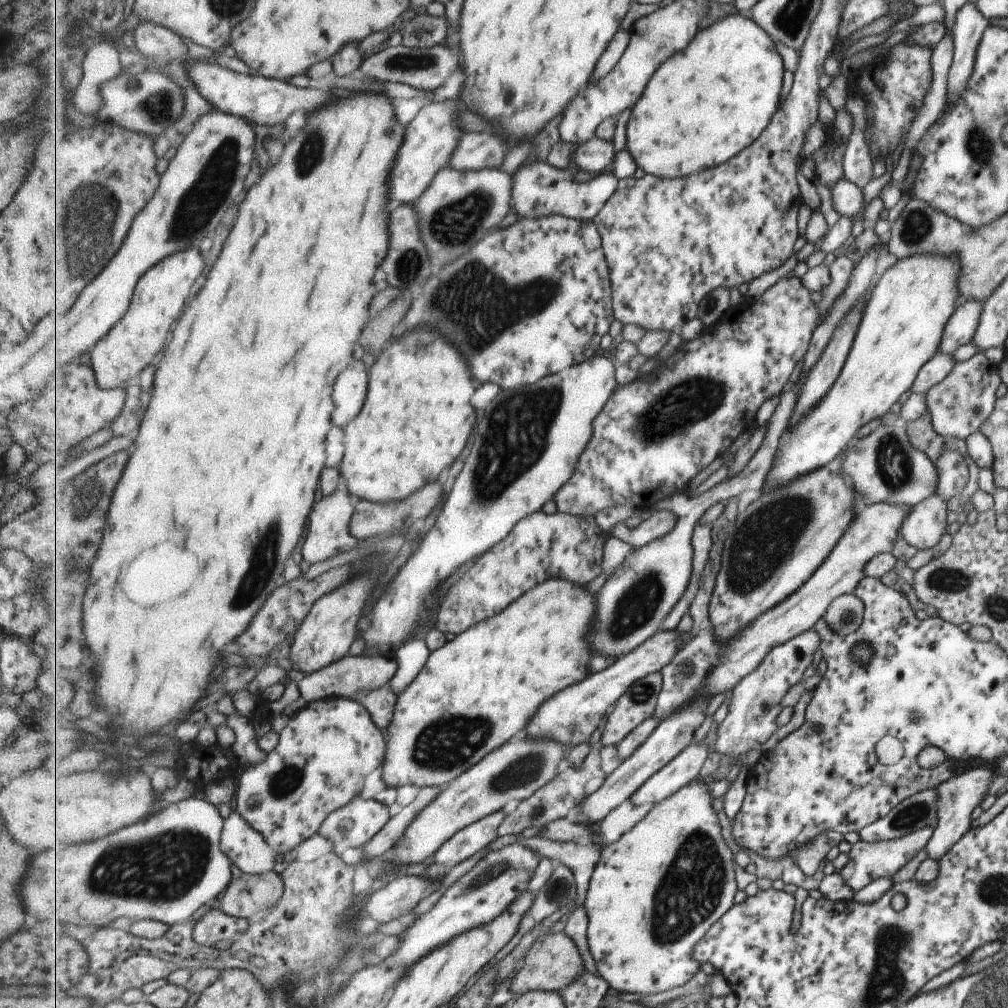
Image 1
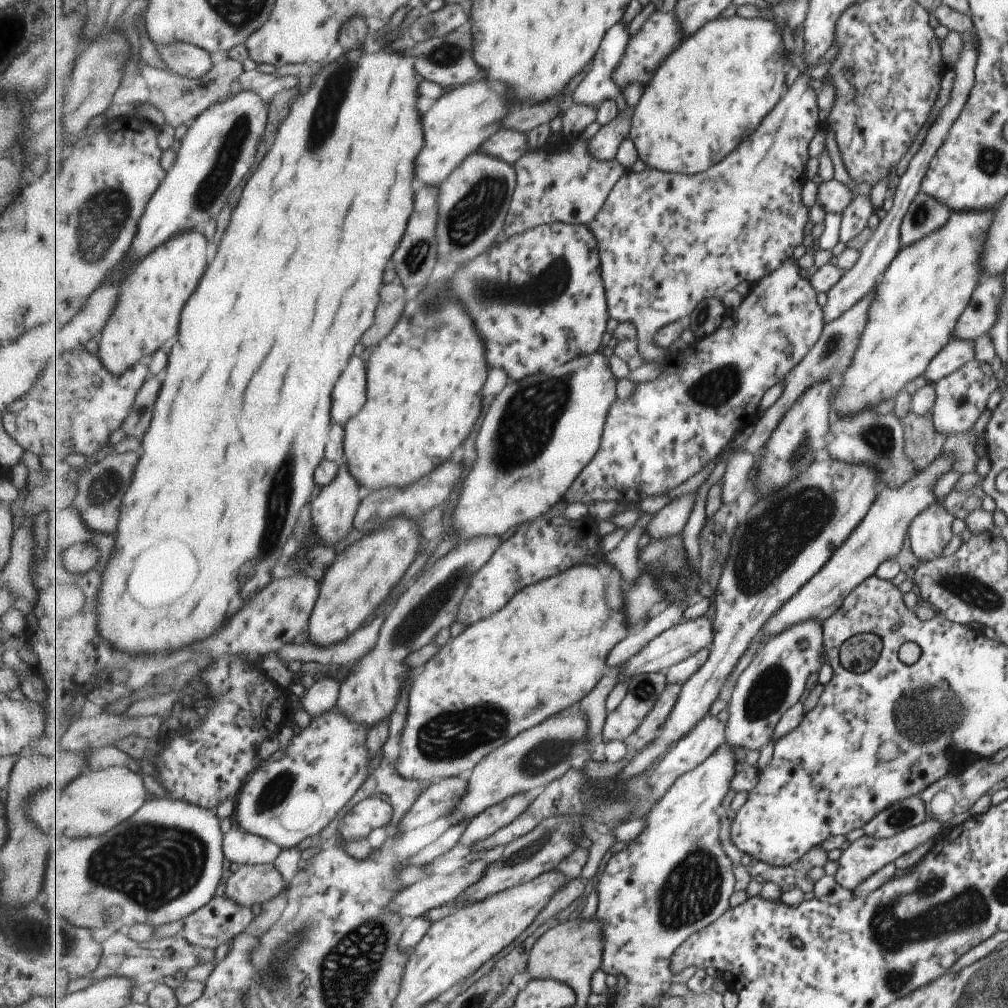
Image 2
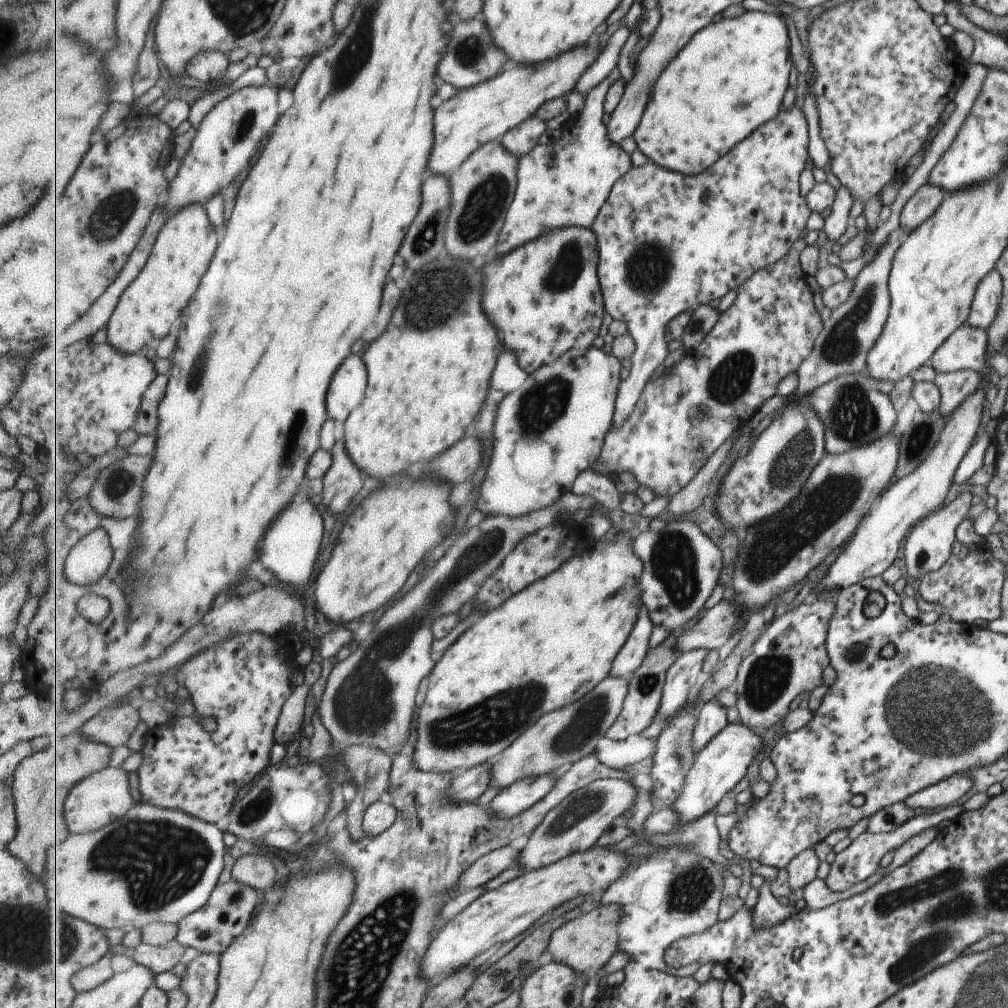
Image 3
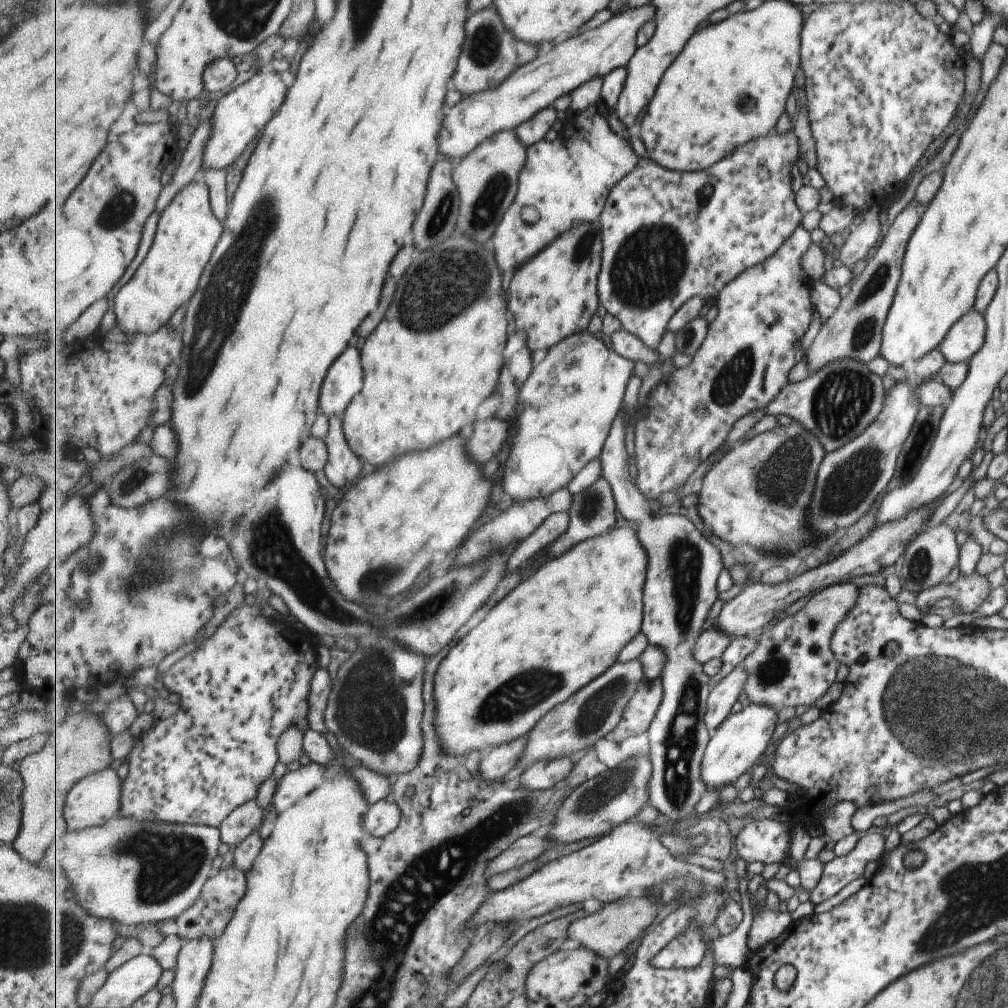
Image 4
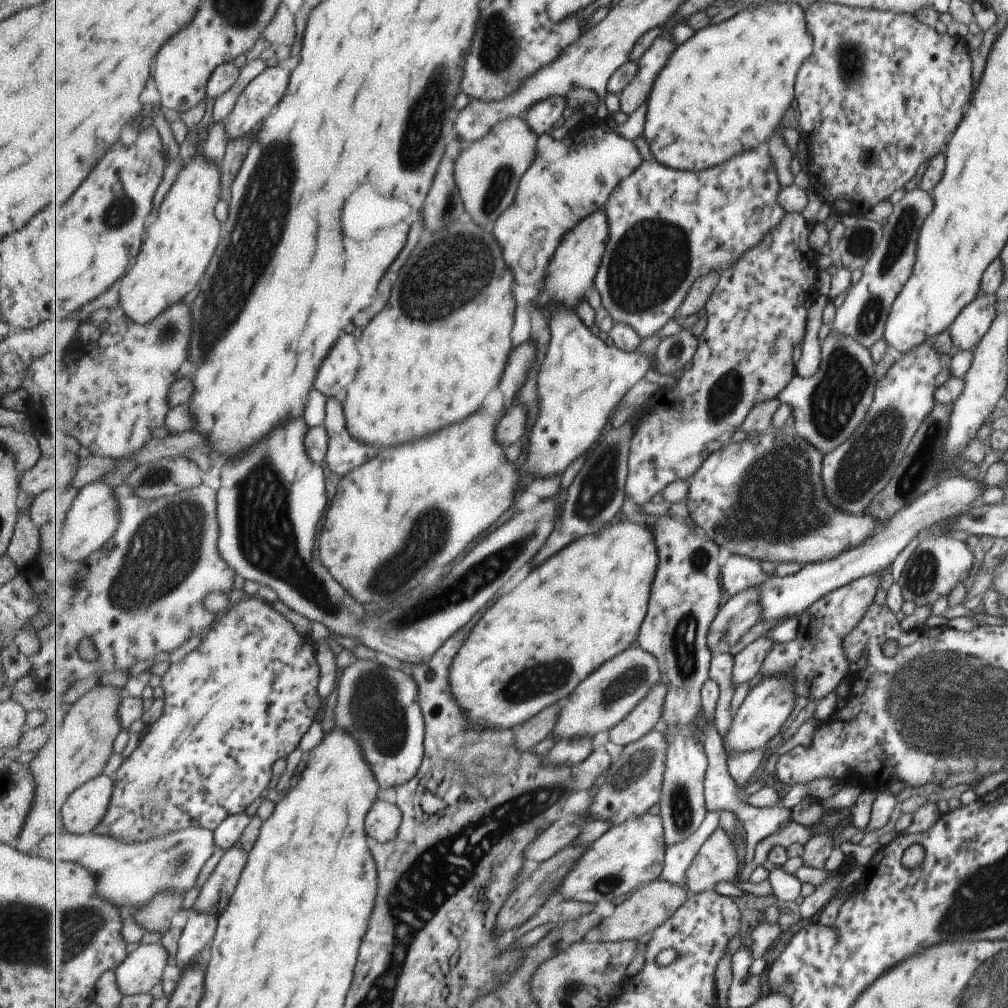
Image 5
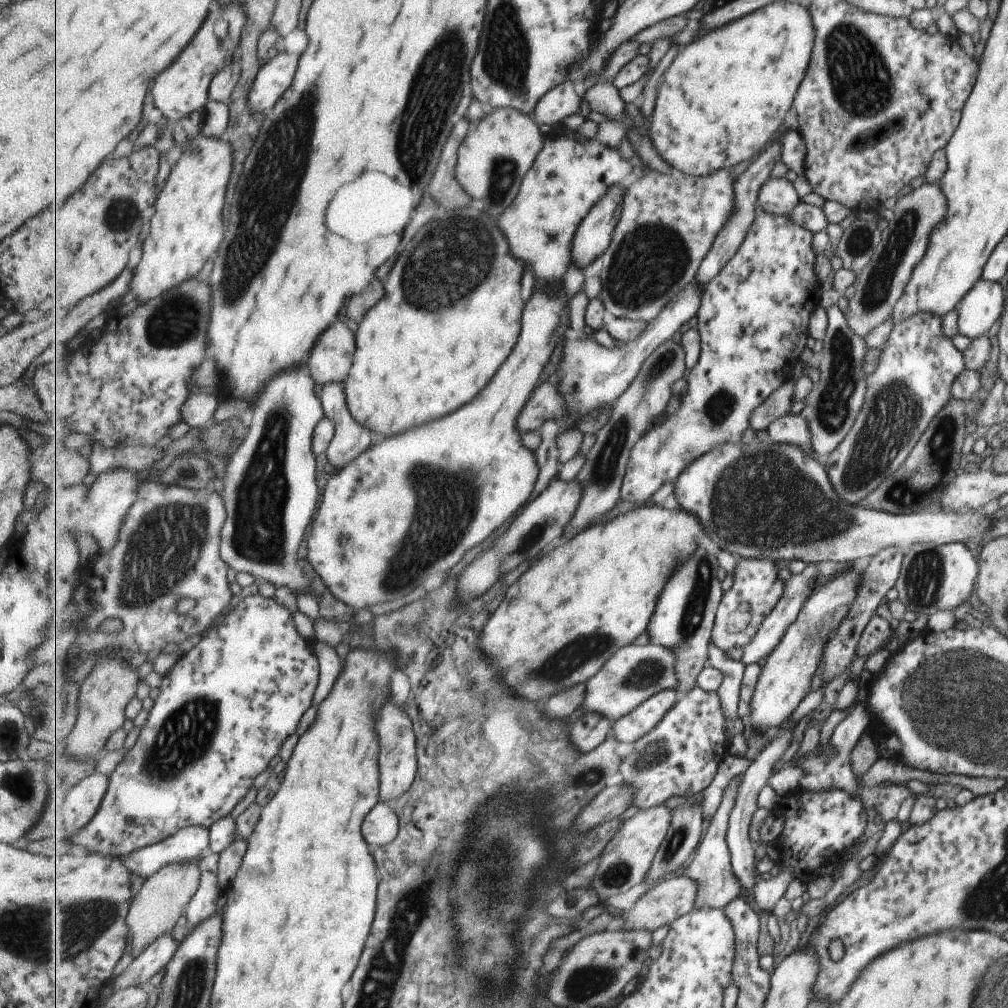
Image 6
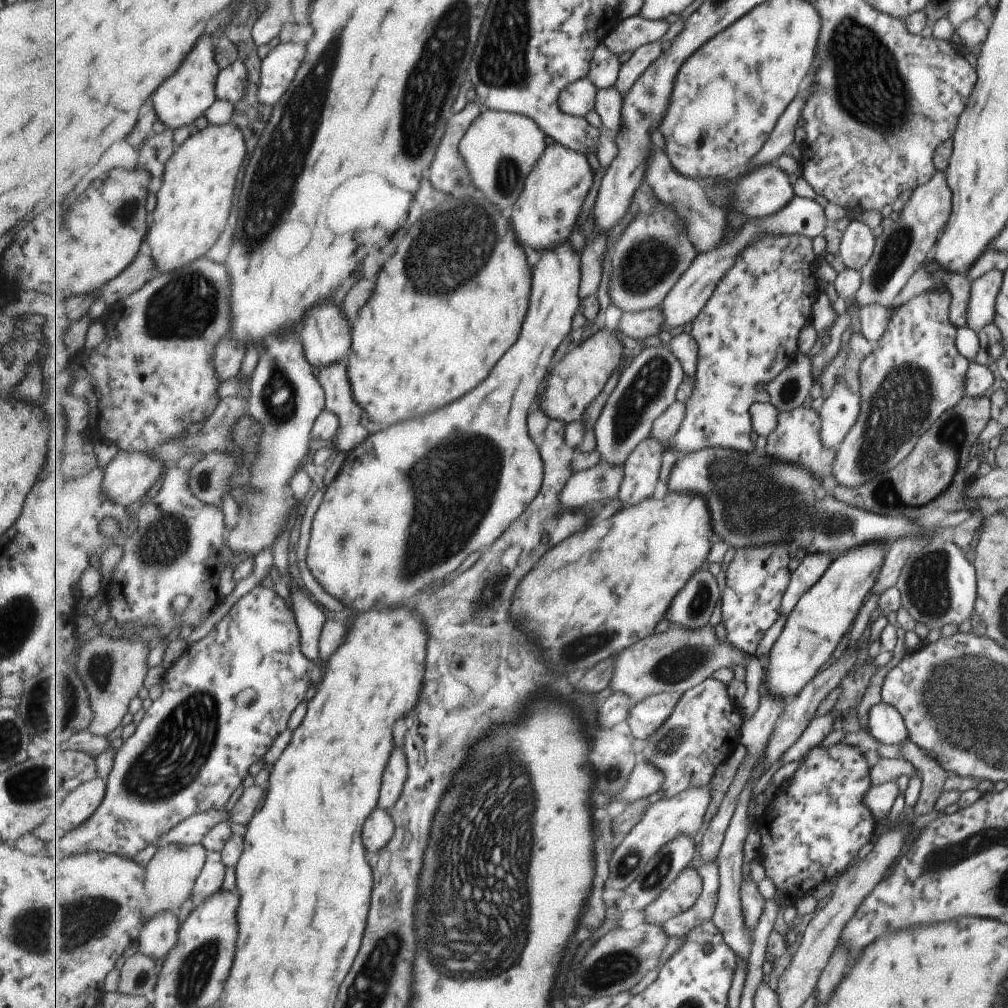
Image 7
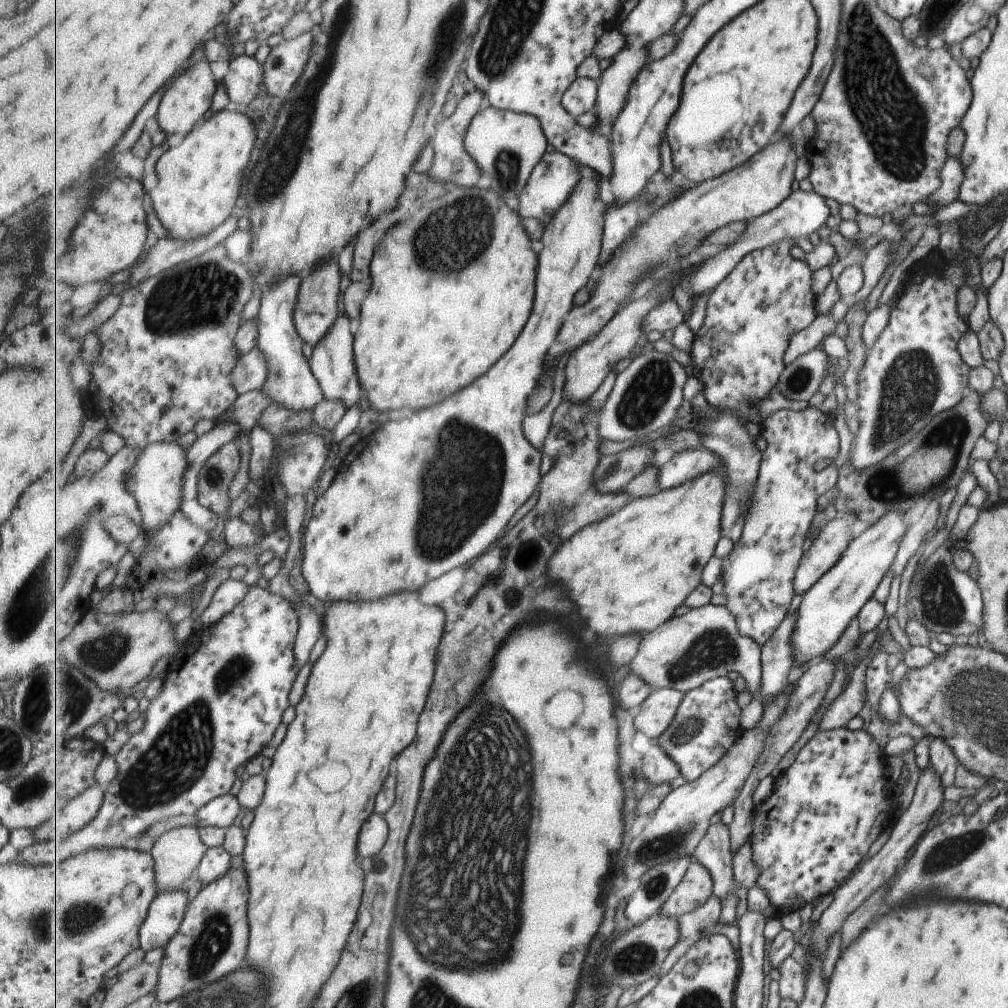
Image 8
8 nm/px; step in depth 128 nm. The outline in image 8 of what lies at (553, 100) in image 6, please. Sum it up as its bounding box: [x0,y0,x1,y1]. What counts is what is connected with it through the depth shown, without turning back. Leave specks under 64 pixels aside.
[563,77,599,116]

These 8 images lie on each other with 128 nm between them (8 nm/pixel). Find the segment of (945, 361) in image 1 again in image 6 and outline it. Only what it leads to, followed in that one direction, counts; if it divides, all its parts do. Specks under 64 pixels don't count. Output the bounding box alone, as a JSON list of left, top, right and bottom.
[957,278,1003,339]

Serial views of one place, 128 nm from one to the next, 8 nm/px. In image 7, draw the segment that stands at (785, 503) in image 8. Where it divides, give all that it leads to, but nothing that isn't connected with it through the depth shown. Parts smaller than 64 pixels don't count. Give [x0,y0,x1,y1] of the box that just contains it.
[720,404,836,656]

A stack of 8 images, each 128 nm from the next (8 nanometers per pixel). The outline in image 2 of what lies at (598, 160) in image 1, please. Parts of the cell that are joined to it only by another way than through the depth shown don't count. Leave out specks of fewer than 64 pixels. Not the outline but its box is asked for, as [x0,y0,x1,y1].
[589,106,636,160]

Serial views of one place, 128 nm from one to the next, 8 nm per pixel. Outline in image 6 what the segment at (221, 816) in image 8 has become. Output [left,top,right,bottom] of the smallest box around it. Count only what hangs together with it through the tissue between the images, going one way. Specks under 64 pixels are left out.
[122,825,210,880]

